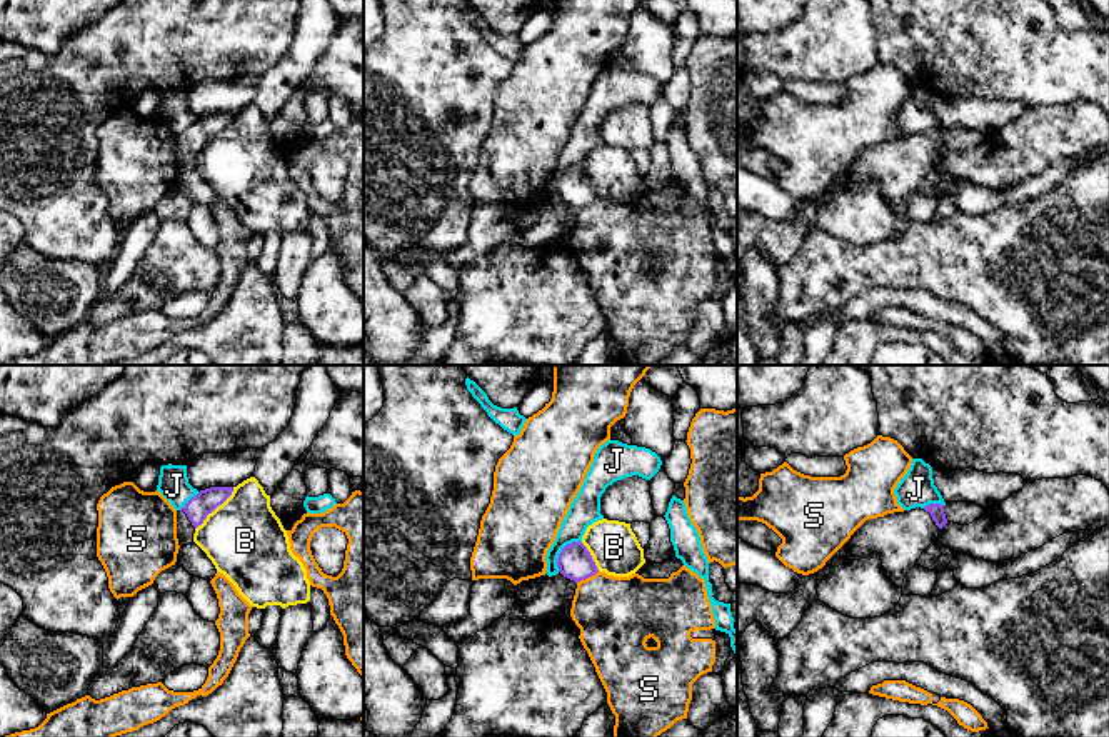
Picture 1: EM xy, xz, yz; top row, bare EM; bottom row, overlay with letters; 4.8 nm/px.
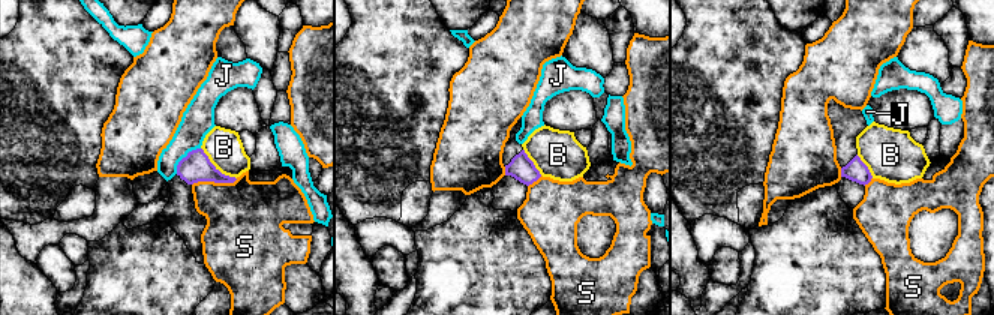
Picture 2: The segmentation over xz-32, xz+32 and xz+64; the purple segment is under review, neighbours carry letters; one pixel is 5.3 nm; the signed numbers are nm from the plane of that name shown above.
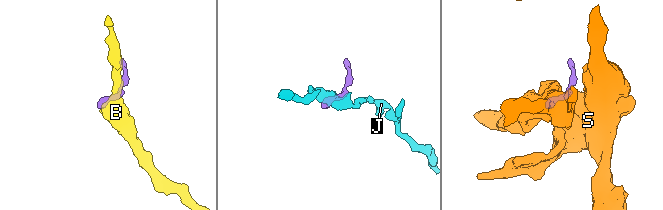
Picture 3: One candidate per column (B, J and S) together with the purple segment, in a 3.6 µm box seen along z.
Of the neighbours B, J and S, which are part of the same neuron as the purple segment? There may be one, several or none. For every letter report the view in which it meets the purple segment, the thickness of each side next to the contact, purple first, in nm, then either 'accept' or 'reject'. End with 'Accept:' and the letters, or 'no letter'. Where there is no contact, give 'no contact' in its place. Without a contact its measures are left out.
B: meets purple in xy; 120 nm thick on the purple side, 380 nm on the other; reject
J: meets purple in xz; 160 nm thick on the purple side, 150 nm on the other; reject
S: meets purple in xz; 160 nm thick on the purple side, 380 nm on the other; reject
Accept: no letter

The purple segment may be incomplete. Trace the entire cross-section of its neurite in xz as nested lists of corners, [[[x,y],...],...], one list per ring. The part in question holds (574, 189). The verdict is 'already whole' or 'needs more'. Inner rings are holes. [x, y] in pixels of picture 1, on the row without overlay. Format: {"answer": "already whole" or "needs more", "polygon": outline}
{"answer": "already whole", "polygon": [[[572,168],[562,175],[557,185],[559,198],[575,210],[599,198],[590,178],[582,168]]]}

